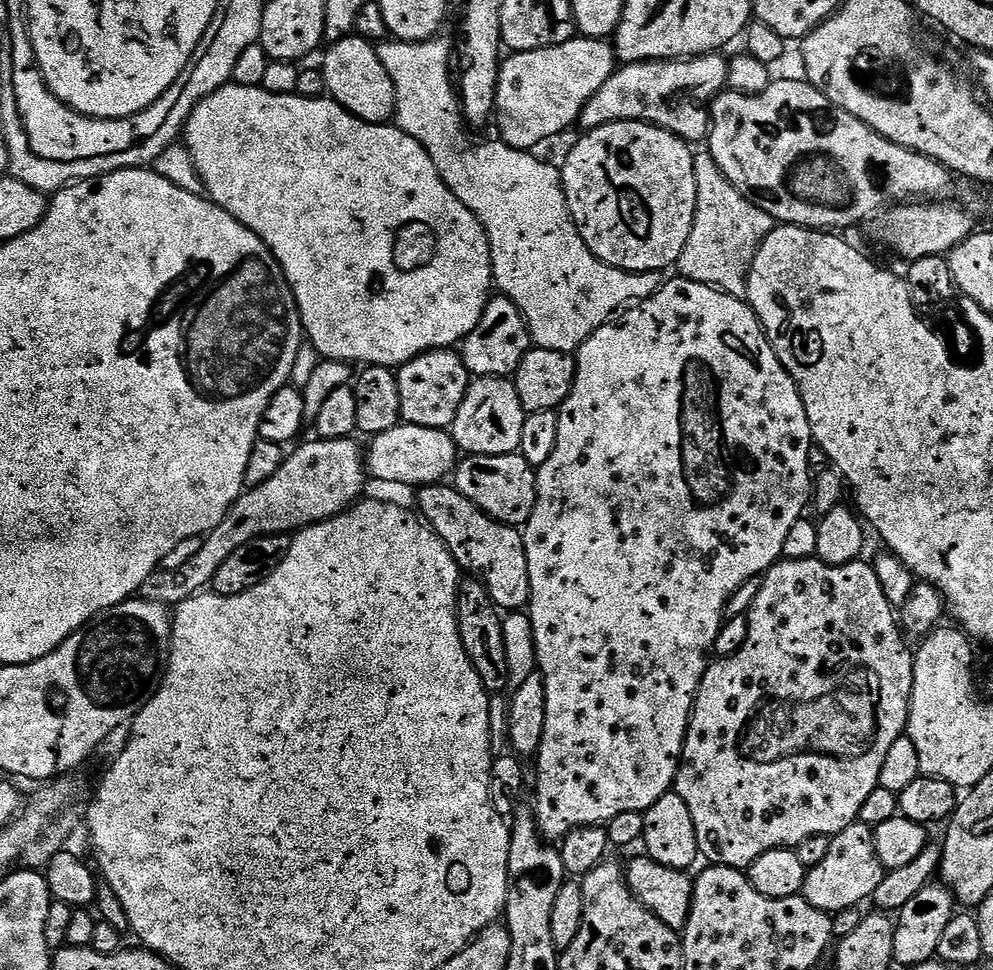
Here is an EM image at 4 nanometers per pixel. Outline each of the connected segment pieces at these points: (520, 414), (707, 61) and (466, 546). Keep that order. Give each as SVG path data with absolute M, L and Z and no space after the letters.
M482 376L473 379L462 398L462 406L458 406L458 414L454 418L450 435L461 453L470 456L497 456L513 454L522 442L522 422L526 413L518 398L518 390L511 379L502 376Z
M720 54L694 56L690 60L644 60L640 64L617 67L602 90L586 102L578 124L584 132L619 120L643 120L657 124L682 140L695 142L707 137L710 127L710 105L728 83L727 59Z
M444 482L426 484L417 491L420 493L416 496L417 506L415 507L424 523L430 525L439 534L442 542L465 573L475 574L482 578L483 583L488 585L488 593L497 608L501 610L527 609L528 600L532 597L530 594L530 566L526 562L526 546L521 529L511 524L498 522L492 516L485 514L481 508L474 506L474 502L465 498L455 486L448 485L447 488L446 485L447 483Z

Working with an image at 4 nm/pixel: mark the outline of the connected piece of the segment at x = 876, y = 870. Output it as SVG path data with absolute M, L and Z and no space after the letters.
M857 822L846 826L846 830L833 836L826 858L822 858L818 866L807 869L802 895L806 902L810 902L810 906L835 914L847 908L863 905L863 900L871 901L885 871L874 848L872 829L866 824Z

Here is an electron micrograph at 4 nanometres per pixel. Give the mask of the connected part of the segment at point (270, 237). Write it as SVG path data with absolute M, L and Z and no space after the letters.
M229 82L223 84L218 90L214 90L214 94L202 98L198 102L198 106L190 114L188 123L184 125L182 142L190 150L190 154L194 158L194 166L198 166L198 174L202 174L202 182L204 183L207 199L212 200L219 208L224 208L226 214L230 214L238 222L242 222L242 226L246 226L254 234L258 234L258 238L262 238L264 245L272 251L274 258L282 266L284 277L288 279L288 285L292 287L292 293L300 311L300 323L304 325L306 340L317 348L323 359L343 360L353 366L371 366L373 368L391 368L396 370L399 369L401 364L410 362L416 356L422 355L423 352L433 352L436 348L452 348L459 345L471 334L474 326L478 326L478 318L482 318L482 314L486 310L488 301L494 292L492 255L490 254L490 242L486 238L486 230L482 226L482 222L478 222L478 218L474 218L474 214L470 214L470 210L466 210L466 206L462 206L462 202L458 202L458 198L454 198L454 194L448 189L446 182L438 174L438 170L434 166L434 162L430 158L428 151L417 140L410 138L410 134L406 134L401 128L397 128L391 123L371 124L365 120L359 120L356 116L351 116L341 104L337 104L331 98L313 98L311 96L298 96L295 94L283 96L282 94L268 92L263 86L255 88L254 86L242 86L235 82Z

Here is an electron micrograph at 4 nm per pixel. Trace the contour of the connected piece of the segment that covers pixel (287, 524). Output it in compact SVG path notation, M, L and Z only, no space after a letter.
M312 438L296 453L285 455L284 465L262 486L248 488L236 499L232 509L218 522L213 532L203 537L200 549L185 562L181 568L171 572L168 566L152 572L150 578L138 593L139 599L149 600L155 604L175 606L189 600L211 585L218 566L238 550L259 536L278 536L295 534L301 528L308 528L330 517L338 515L346 508L352 507L361 499L360 491L366 481L366 456L355 444L355 439L321 440Z

